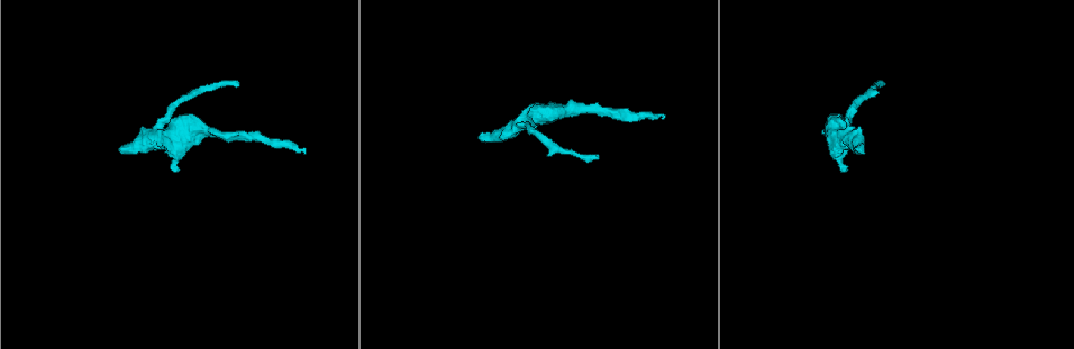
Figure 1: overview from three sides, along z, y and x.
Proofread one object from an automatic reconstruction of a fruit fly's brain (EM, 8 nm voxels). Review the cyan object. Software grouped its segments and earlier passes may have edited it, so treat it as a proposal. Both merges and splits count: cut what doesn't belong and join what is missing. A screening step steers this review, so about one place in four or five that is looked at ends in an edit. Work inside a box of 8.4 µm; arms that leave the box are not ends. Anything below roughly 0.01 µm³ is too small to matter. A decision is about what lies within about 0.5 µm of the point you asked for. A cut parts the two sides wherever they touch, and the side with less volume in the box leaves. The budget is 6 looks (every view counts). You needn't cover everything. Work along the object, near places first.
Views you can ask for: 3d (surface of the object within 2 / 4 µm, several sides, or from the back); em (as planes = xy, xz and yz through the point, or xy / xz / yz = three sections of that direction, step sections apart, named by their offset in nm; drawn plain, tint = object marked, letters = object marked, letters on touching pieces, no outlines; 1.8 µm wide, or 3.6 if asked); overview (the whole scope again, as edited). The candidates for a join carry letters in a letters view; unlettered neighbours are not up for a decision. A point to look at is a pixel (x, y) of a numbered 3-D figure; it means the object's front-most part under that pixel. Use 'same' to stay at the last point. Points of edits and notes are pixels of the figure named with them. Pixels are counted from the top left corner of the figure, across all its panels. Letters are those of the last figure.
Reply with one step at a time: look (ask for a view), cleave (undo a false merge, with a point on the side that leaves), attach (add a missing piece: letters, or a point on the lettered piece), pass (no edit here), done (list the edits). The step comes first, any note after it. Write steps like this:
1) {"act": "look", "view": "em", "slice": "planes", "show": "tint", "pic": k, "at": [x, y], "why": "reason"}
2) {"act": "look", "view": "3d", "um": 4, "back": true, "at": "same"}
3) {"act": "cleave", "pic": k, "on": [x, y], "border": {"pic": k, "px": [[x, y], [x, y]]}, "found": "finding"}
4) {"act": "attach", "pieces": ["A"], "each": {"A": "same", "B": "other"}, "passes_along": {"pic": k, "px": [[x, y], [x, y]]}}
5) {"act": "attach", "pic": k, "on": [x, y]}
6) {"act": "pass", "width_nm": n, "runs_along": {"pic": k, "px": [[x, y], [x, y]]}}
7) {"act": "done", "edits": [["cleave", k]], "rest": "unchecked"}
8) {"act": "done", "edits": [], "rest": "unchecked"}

{"act": "look", "view": "3d", "um": 4, "pic": 1, "at": [663, 118], "why": "long arm stops here"}

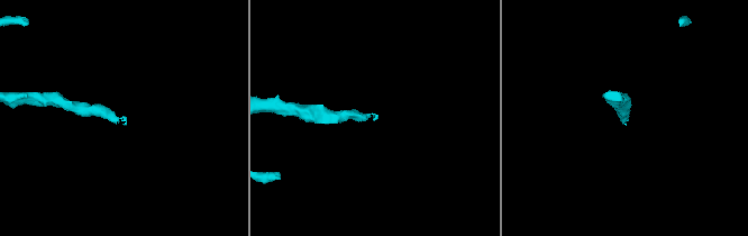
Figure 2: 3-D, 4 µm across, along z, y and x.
{"act": "look", "view": "em", "slice": "xy", "step": 8, "show": "plain", "pic": 2, "at": [126, 123], "why": "shape alone is not enough"}

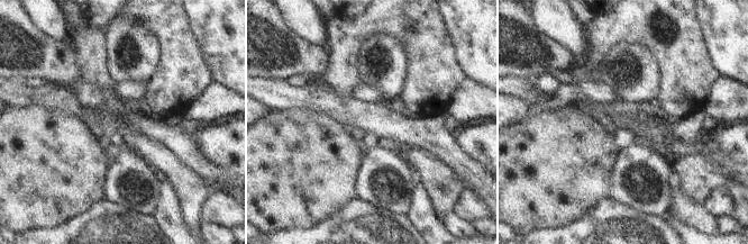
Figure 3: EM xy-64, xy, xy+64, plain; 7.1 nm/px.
{"act": "look", "view": "em", "slice": "xy", "step": 8, "show": "letters", "at": "same", "why": "see the neighbours"}

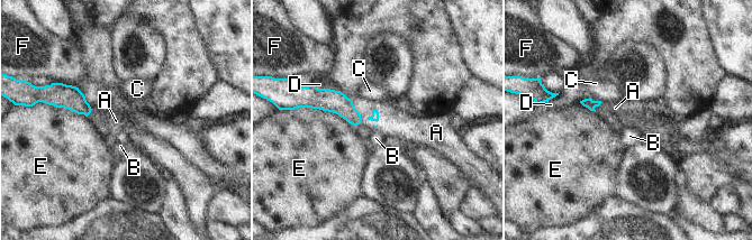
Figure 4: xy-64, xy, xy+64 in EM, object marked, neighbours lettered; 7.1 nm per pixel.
{"act": "attach", "pic": 4, "on": [393, 122], "each": {"A": "same", "B": "other", "C": "other", "D": "other", "E": "other", "F": "other"}, "passes_along": {"pic": 4, "px": [[374, 117], [378, 118], [393, 122]]}, "found": "it goes on there"}

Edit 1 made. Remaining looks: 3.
{"act": "look", "view": "overview", "why": "see it whole again"}

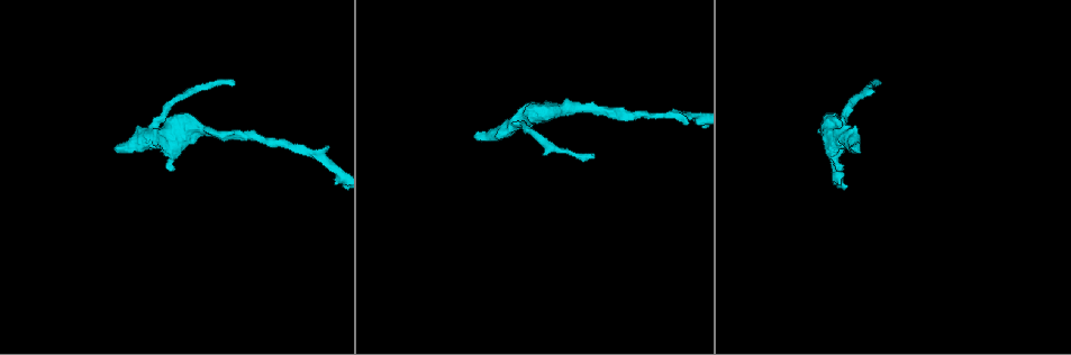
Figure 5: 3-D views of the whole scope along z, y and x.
{"act": "look", "view": "em", "um": 3.6, "slice": "xz", "step": 8, "show": "tint", "pic": 5, "at": [233, 83], "why": "thin end"}

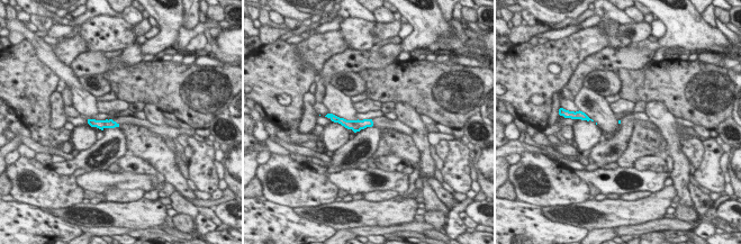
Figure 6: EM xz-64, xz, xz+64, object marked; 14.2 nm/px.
{"act": "look", "view": "em", "um": 3.6, "slice": "planes", "show": "letters", "at": "same", "why": "another direction"}

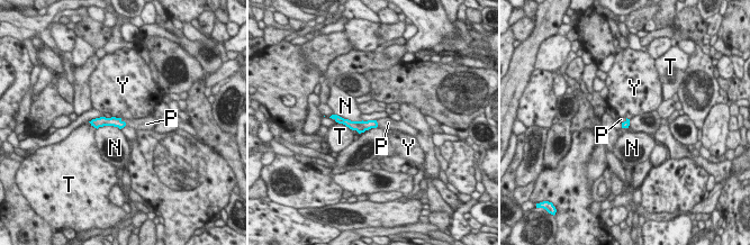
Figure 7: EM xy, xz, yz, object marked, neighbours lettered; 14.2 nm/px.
{"act": "attach", "pic": 7, "on": [137, 124], "each": {"N": "other", "P": "same", "T": "other", "Y": "other"}, "passes_along": {"pic": 7, "px": [[114, 121], [124, 121], [137, 124]]}, "found": "it goes on there"}

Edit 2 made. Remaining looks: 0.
{"act": "done", "edits": [["attach", 4], ["attach", 7]], "rest": "unchecked"}

